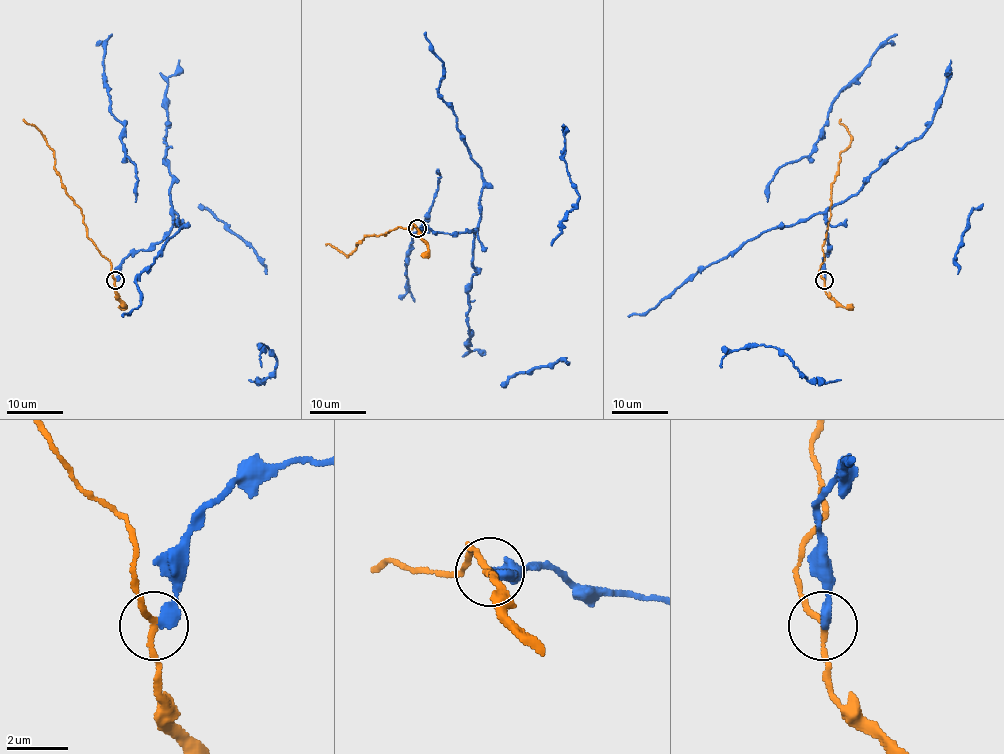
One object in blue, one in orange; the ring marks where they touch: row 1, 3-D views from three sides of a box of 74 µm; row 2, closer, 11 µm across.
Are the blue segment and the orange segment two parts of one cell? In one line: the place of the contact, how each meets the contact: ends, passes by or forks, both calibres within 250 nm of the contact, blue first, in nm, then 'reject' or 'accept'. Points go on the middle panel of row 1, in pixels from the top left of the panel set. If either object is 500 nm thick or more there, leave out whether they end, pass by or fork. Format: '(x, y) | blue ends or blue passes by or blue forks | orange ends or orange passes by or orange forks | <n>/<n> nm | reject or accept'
(417, 228) | blue ends | orange passes by | 380/180 nm | reject

